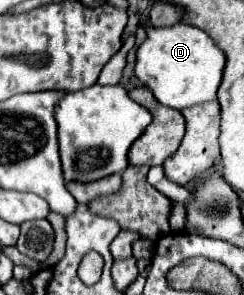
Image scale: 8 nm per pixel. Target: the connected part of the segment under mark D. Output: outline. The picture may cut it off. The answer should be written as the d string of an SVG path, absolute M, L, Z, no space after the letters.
M174 24L164 28L148 28L146 40L136 50L134 74L148 86L162 106L182 110L186 106L216 100L216 90L224 72L224 52L214 44L214 40L196 26Z

